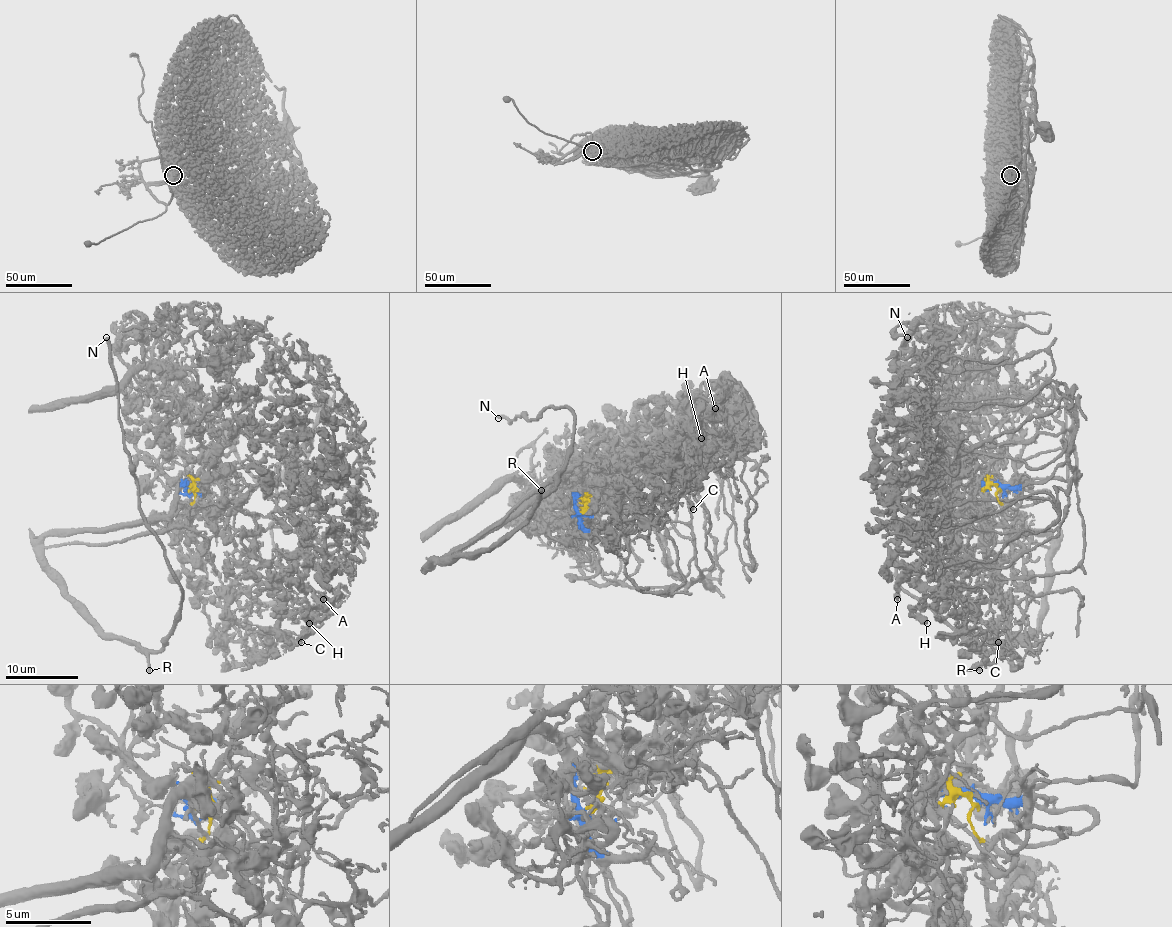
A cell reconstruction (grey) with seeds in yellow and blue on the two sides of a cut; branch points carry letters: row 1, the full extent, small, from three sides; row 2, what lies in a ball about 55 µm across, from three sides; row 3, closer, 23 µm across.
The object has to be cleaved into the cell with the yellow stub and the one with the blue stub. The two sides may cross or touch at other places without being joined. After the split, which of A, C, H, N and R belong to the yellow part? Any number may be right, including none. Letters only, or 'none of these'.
A, C, H

